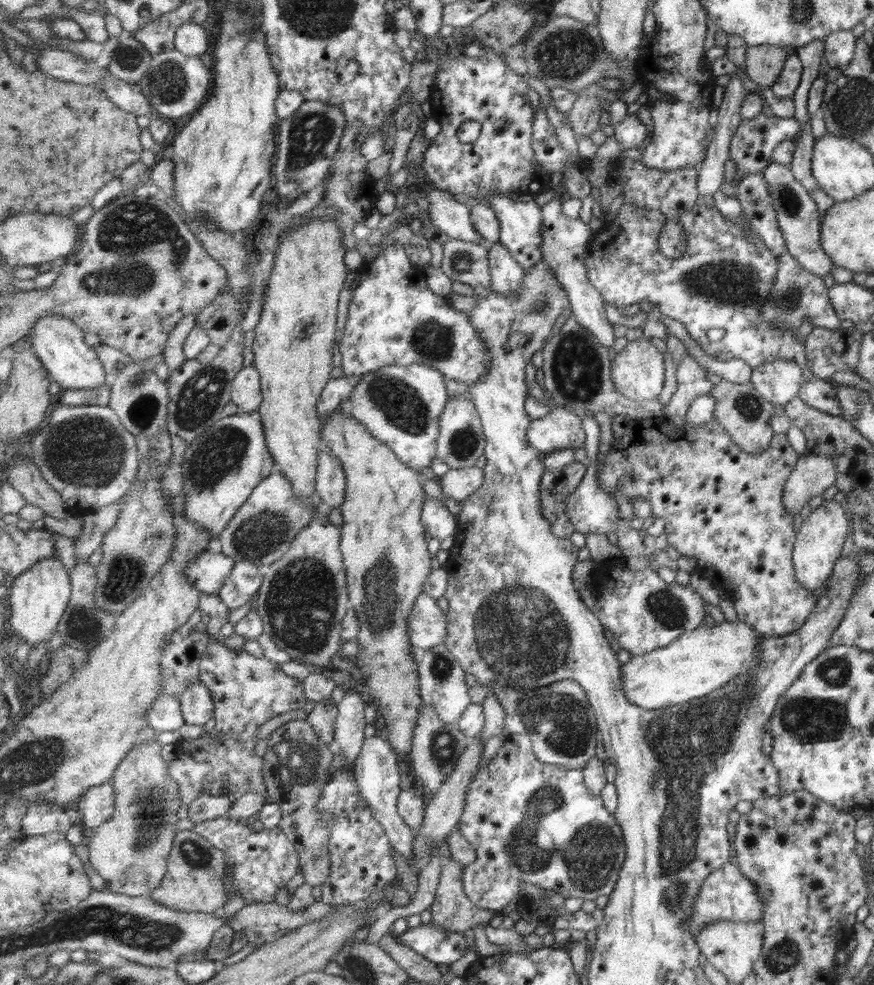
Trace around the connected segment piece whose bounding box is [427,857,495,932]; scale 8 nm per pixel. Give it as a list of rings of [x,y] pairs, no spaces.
[[[456,857],[444,861],[435,899],[427,908],[432,913],[433,924],[452,932],[465,932],[495,918],[494,910],[485,912],[467,896],[463,884],[464,868]]]

